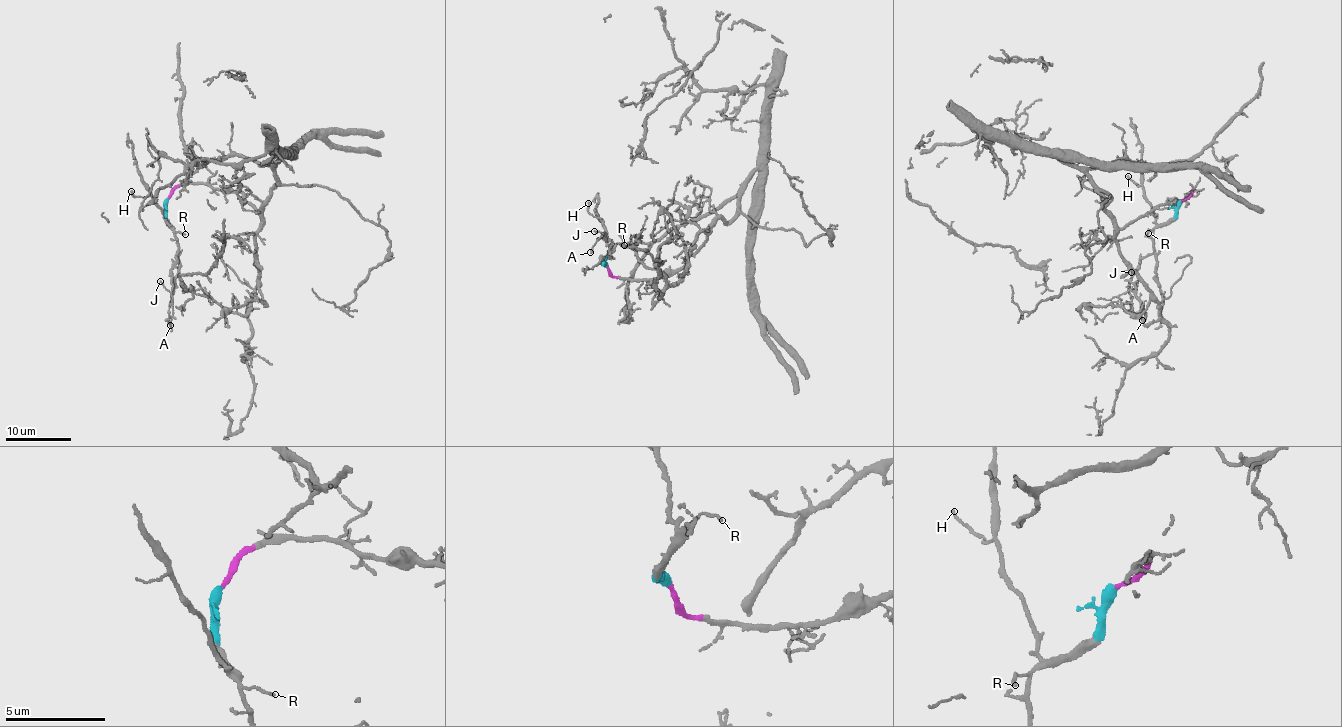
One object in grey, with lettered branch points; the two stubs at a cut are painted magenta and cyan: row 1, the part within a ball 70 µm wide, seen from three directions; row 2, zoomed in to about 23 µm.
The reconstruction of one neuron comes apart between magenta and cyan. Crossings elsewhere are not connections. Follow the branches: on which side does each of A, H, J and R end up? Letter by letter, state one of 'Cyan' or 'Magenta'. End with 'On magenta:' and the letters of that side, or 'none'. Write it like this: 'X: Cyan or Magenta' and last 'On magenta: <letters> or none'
A: Cyan
H: Cyan
J: Cyan
R: Cyan
On magenta: none

